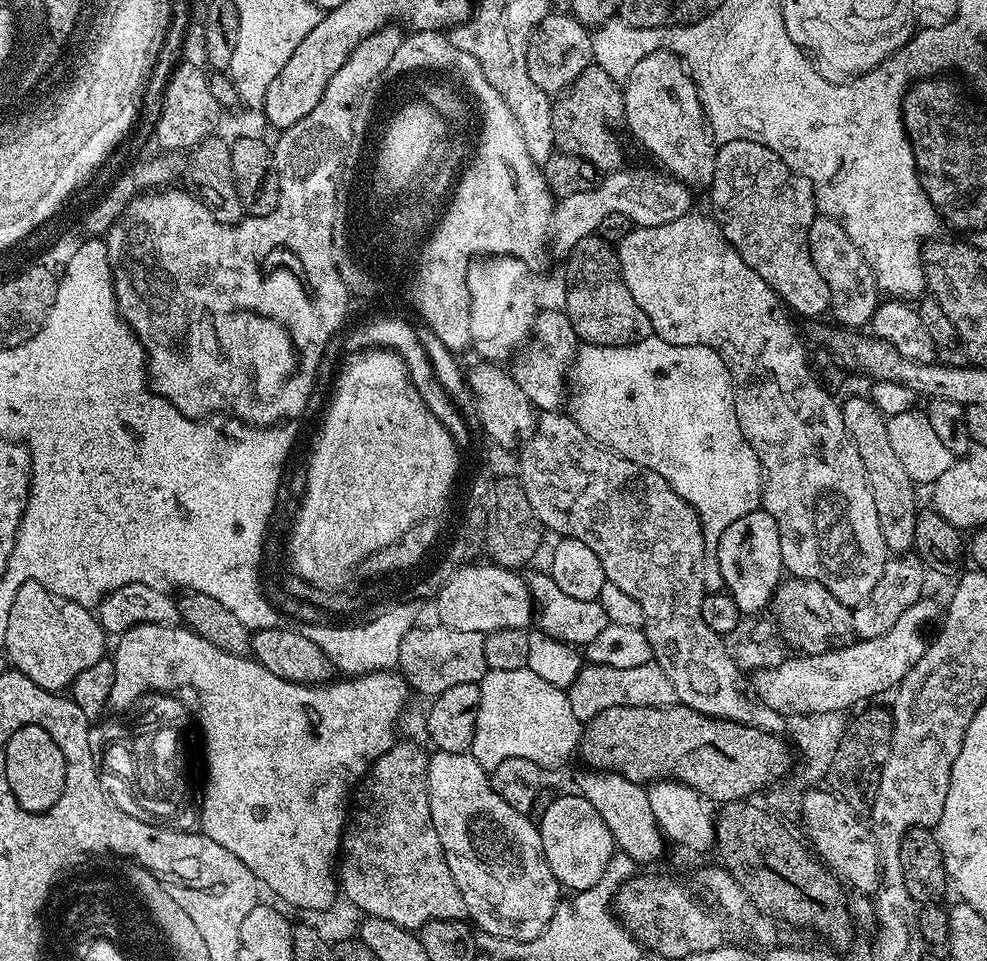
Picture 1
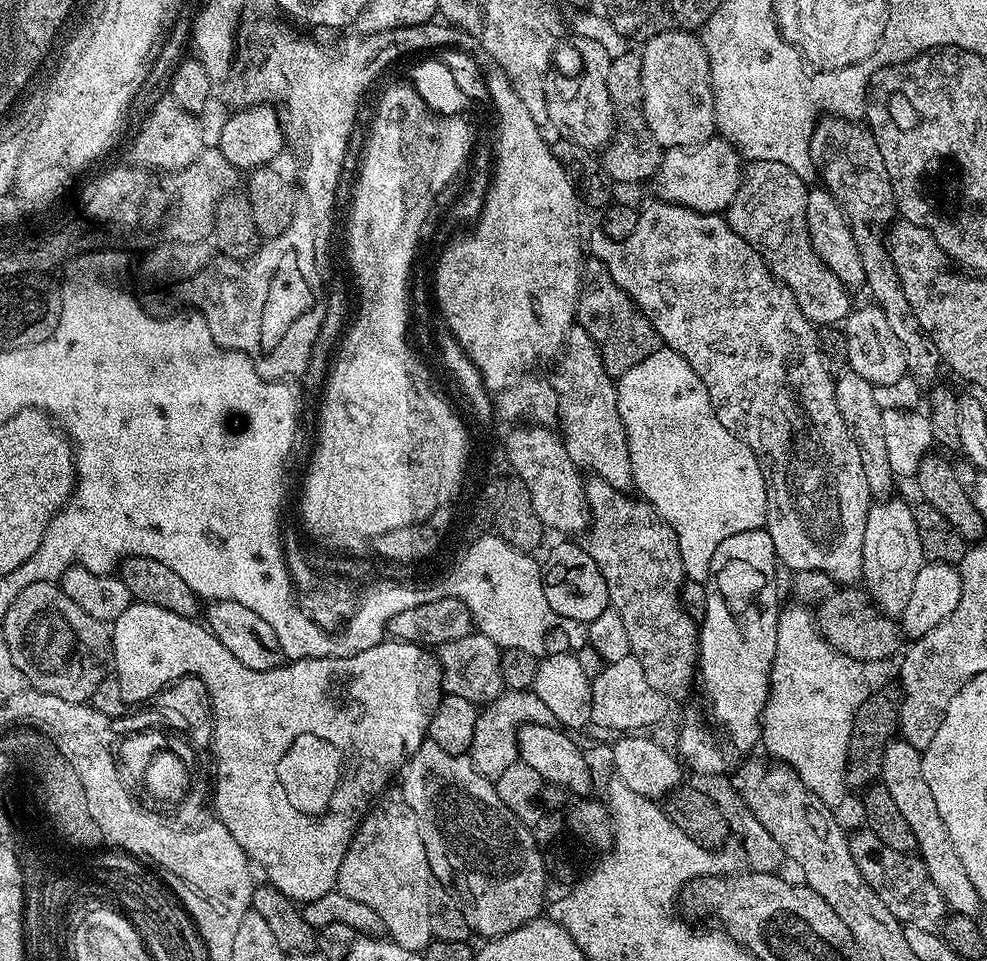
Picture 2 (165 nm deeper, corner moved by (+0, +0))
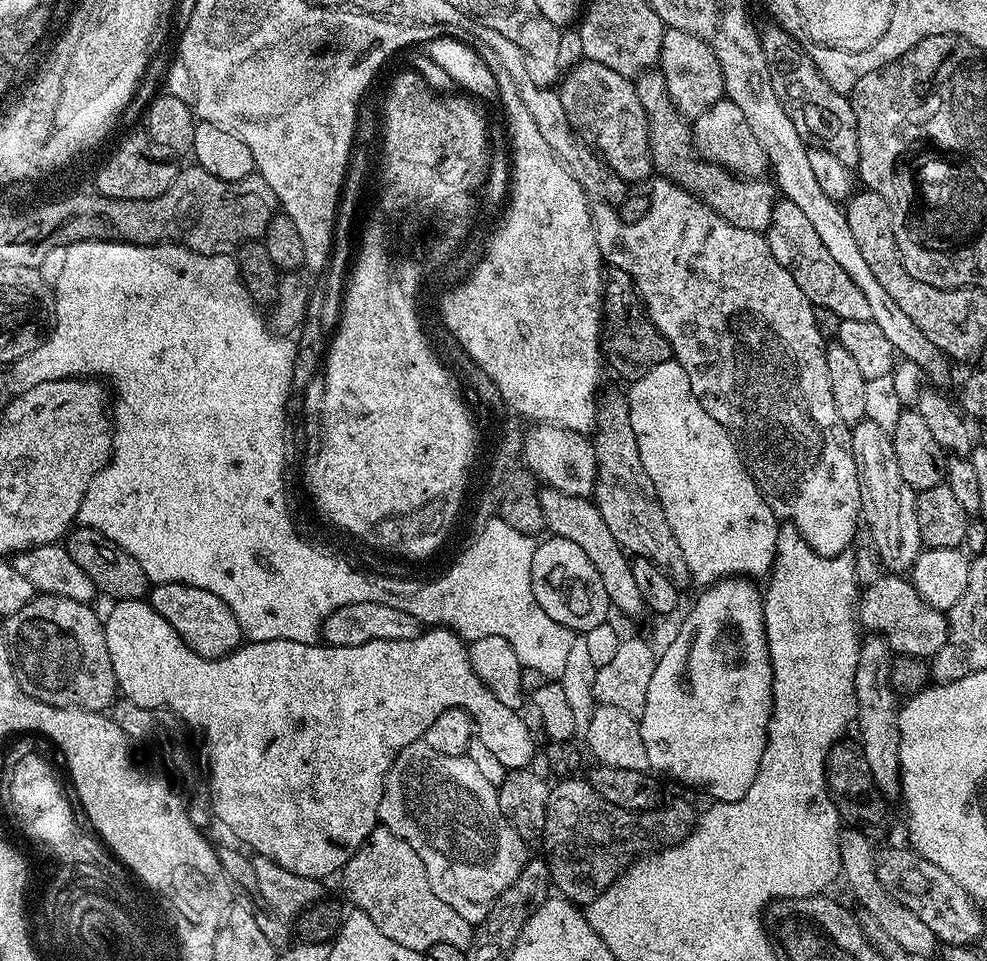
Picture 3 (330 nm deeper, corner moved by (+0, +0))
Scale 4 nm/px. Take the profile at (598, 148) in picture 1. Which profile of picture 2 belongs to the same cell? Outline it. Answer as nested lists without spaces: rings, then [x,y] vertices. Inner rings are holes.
[[[629,50],[620,56],[612,57],[608,75],[608,97],[612,100],[616,130],[603,149],[602,167],[617,185],[651,181],[660,168],[662,149],[646,126],[642,98],[642,62],[635,51]]]

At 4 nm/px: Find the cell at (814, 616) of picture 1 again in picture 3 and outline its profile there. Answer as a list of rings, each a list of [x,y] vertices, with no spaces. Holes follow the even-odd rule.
[[[884,574],[858,596],[858,624],[865,633],[884,637],[893,653],[931,658],[948,637],[948,618],[918,594],[911,579],[900,574]]]

